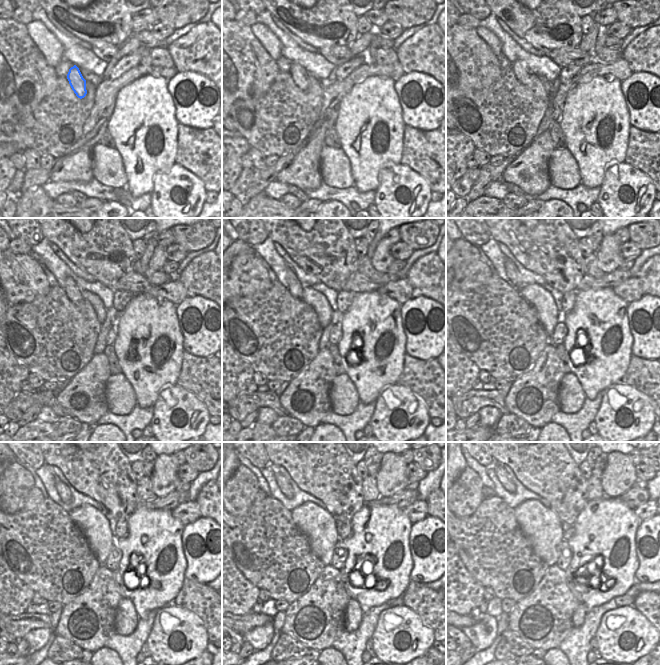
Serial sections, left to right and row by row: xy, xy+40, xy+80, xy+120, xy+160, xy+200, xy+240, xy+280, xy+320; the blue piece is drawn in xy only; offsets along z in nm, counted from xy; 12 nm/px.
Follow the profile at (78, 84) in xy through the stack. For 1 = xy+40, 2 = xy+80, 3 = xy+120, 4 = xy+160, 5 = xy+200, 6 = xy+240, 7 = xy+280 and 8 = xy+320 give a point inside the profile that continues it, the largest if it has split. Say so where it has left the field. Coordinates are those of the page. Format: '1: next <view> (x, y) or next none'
1: next xy+40 (300, 76)
2: next xy+80 (523, 74)
3: next xy+120 (72, 291)
4: next xy+160 (295, 287)
5: next xy+200 (512, 271)
6: next xy+240 (64, 492)
7: next xy+280 (285, 487)
8: next xy+320 (505, 479)

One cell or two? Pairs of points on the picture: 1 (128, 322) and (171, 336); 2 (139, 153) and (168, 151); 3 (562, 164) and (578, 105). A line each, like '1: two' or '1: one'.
1: one
2: one
3: two

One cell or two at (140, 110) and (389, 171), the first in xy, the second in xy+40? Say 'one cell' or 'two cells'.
two cells

